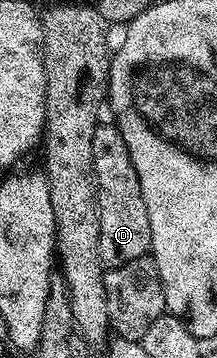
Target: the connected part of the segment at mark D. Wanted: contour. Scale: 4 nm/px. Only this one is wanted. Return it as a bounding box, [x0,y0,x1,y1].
[92,123,150,269]

